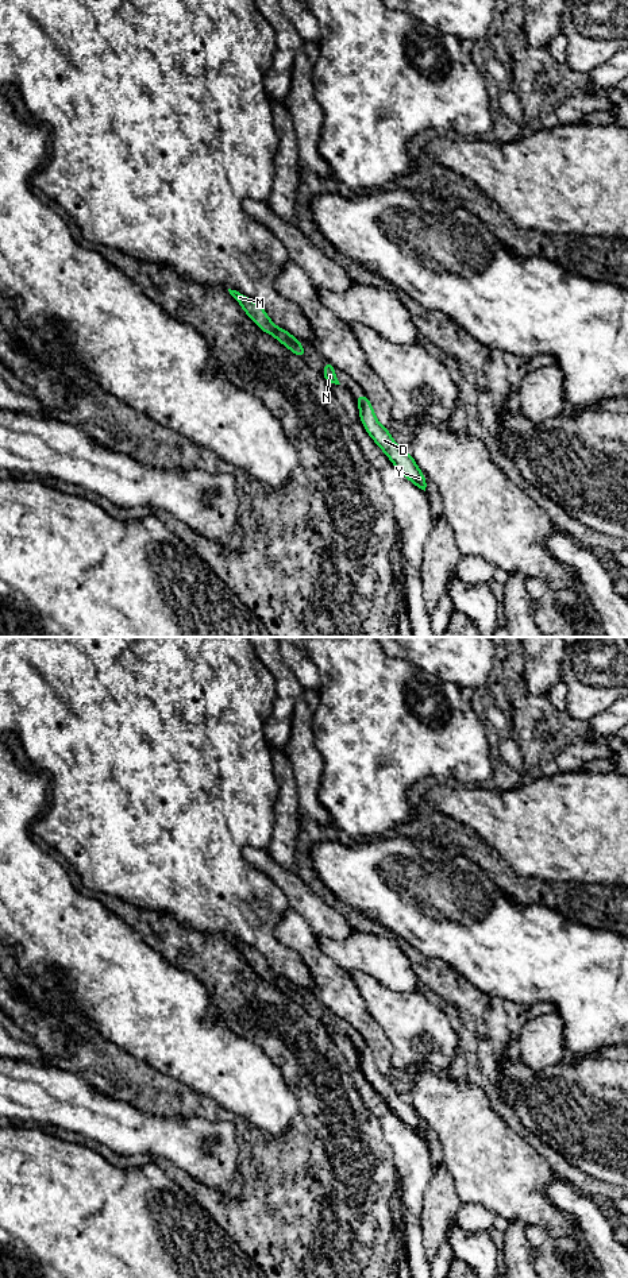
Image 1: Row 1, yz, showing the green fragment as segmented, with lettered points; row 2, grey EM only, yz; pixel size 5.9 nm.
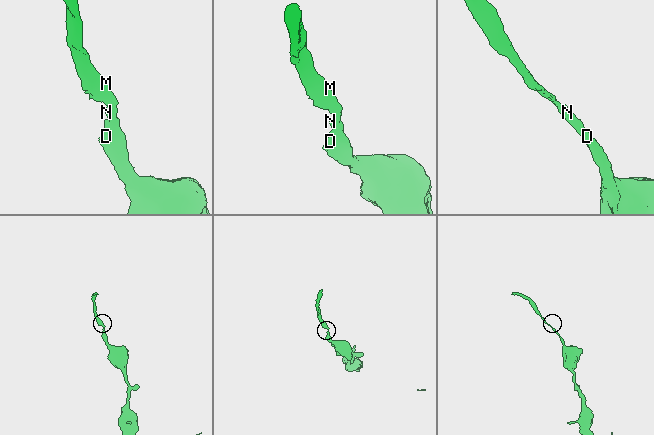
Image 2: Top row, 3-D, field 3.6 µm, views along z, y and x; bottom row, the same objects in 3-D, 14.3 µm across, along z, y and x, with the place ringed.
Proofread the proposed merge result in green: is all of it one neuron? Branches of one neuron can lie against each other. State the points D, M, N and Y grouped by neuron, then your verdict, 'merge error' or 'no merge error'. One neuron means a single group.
groups D M N Y; no merge error

